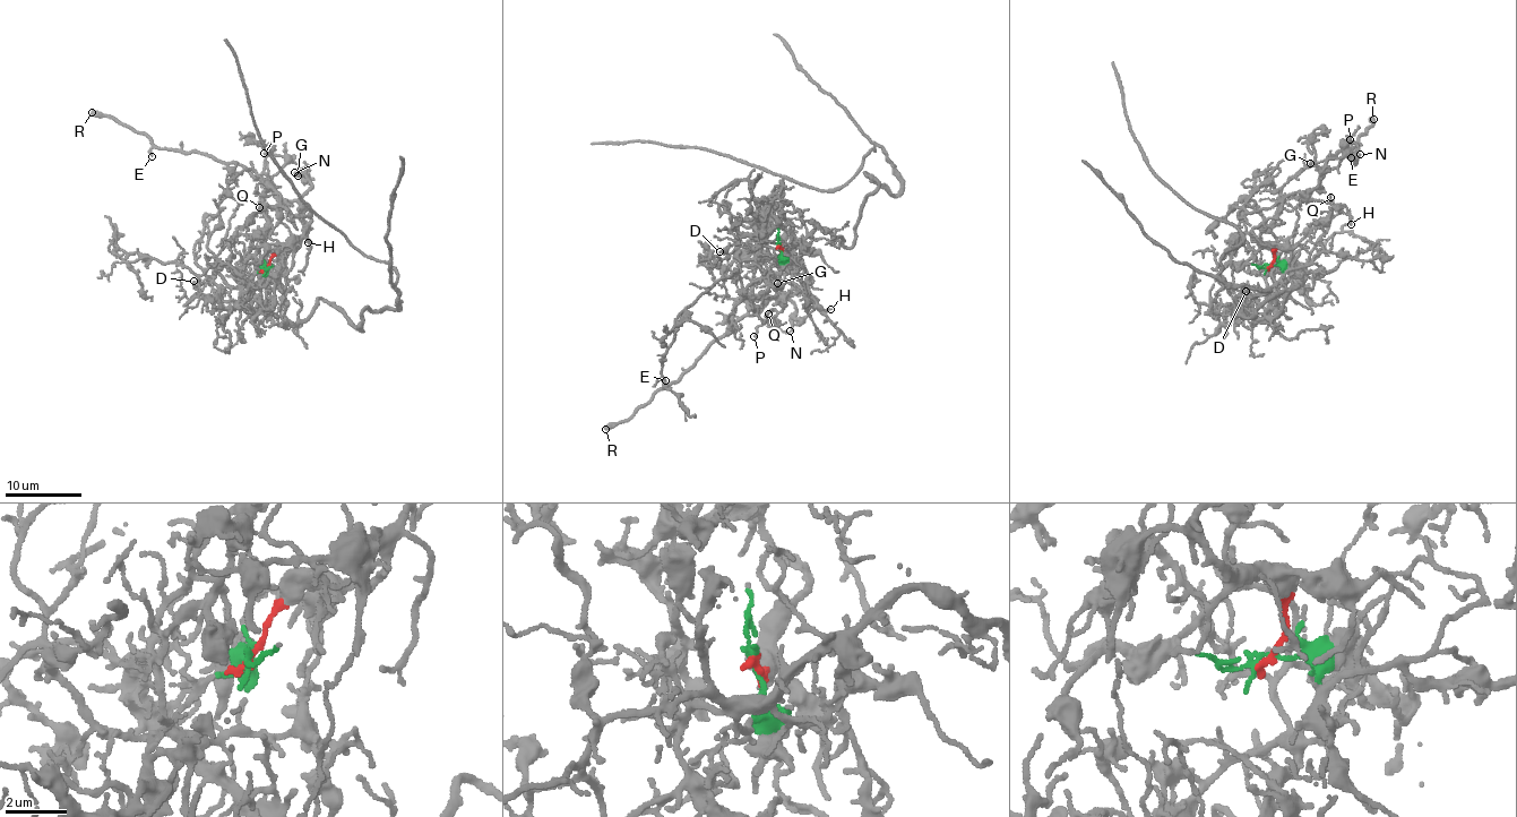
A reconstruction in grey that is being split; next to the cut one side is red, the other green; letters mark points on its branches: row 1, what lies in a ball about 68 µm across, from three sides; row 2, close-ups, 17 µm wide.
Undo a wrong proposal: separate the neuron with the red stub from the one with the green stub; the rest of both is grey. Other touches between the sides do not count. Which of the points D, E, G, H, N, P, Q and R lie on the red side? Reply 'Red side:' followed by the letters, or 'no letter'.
Red side: E, G, H, N, P, R

